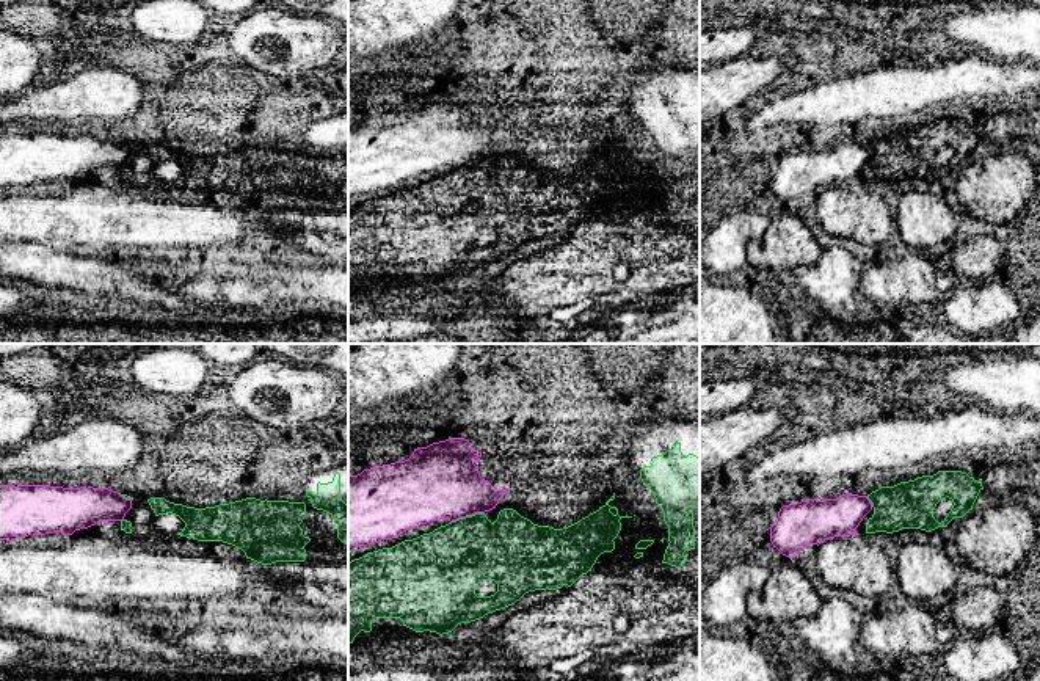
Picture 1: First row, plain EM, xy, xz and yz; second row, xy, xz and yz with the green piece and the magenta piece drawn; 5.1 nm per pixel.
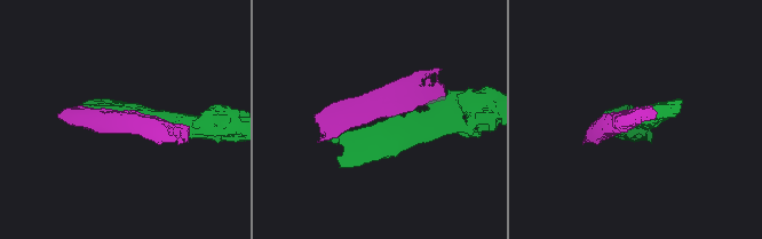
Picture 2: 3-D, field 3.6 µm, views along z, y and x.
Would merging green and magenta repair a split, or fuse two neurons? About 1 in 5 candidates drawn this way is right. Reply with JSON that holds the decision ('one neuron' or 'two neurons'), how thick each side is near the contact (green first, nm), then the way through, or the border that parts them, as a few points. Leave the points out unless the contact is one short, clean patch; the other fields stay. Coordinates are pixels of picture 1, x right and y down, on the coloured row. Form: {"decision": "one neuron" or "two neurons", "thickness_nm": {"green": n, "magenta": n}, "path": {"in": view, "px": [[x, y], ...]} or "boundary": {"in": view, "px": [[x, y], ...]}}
{"decision": "two neurons", "thickness_nm": {"green": 360, "magenta": 380}, "boundary": {"in": "xz", "px": [[483, 512], [460, 517], [450, 523]]}}

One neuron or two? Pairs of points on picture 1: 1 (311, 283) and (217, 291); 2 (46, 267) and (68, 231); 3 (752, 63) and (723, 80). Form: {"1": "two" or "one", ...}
{"1": "one", "2": "two", "3": "one"}

